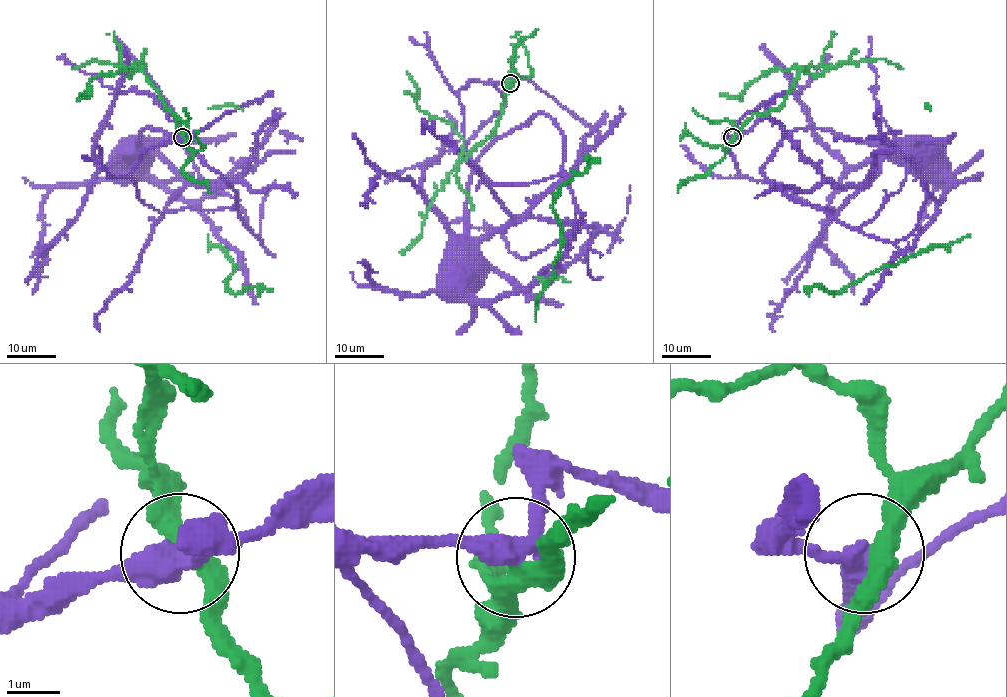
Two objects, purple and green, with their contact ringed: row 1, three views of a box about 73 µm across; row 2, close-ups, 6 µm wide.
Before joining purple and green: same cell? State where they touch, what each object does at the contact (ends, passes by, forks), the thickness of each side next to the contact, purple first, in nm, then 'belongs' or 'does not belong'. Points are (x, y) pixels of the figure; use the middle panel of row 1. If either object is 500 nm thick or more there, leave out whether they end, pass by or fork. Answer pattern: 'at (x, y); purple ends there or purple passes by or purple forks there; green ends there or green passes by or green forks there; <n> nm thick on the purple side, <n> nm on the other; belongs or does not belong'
at (510, 83); purple passes by; green passes by; 400 nm thick on the purple side, 360 nm on the other; does not belong

